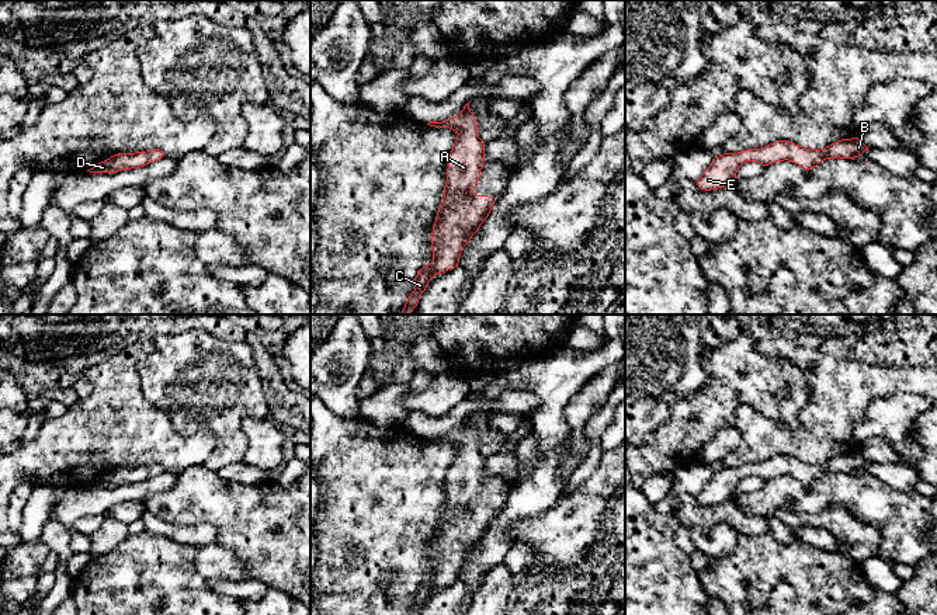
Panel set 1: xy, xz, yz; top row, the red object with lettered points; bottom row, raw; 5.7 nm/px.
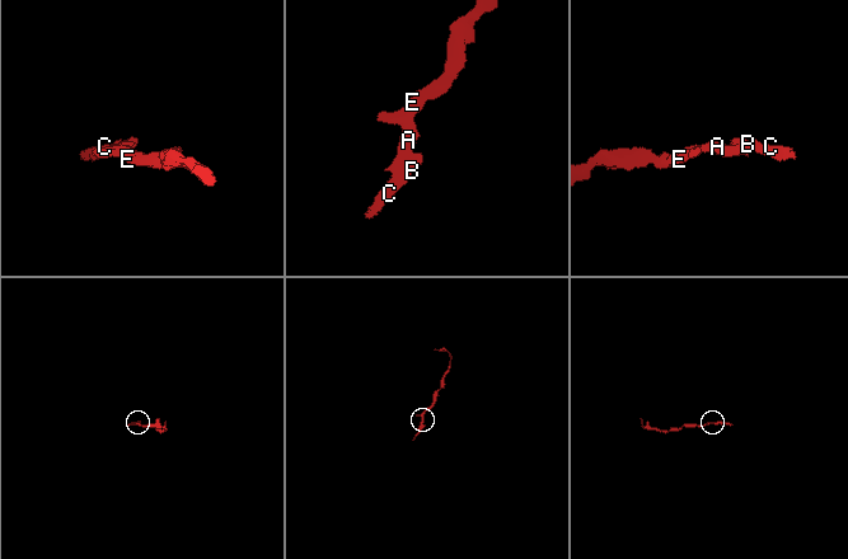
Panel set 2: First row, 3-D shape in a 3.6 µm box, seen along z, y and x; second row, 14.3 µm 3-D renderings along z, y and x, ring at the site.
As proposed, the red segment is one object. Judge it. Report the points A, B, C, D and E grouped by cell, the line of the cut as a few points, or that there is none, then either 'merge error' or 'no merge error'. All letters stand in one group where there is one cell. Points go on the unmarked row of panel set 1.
A B C D E; no cut; no merge error

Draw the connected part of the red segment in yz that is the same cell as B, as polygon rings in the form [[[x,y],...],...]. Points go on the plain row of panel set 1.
[[[841,454],[825,463],[806,463],[789,455],[777,455],[761,463],[746,463],[738,468],[723,468],[715,472],[711,480],[698,493],[701,504],[711,505],[732,498],[736,494],[739,482],[746,476],[757,476],[768,480],[777,476],[792,476],[805,484],[812,484],[826,473],[854,473],[868,462],[858,454]]]

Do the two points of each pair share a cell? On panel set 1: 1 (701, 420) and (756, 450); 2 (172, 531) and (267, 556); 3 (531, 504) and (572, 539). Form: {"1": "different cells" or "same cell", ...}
{"1": "different cells", "2": "different cells", "3": "different cells"}

